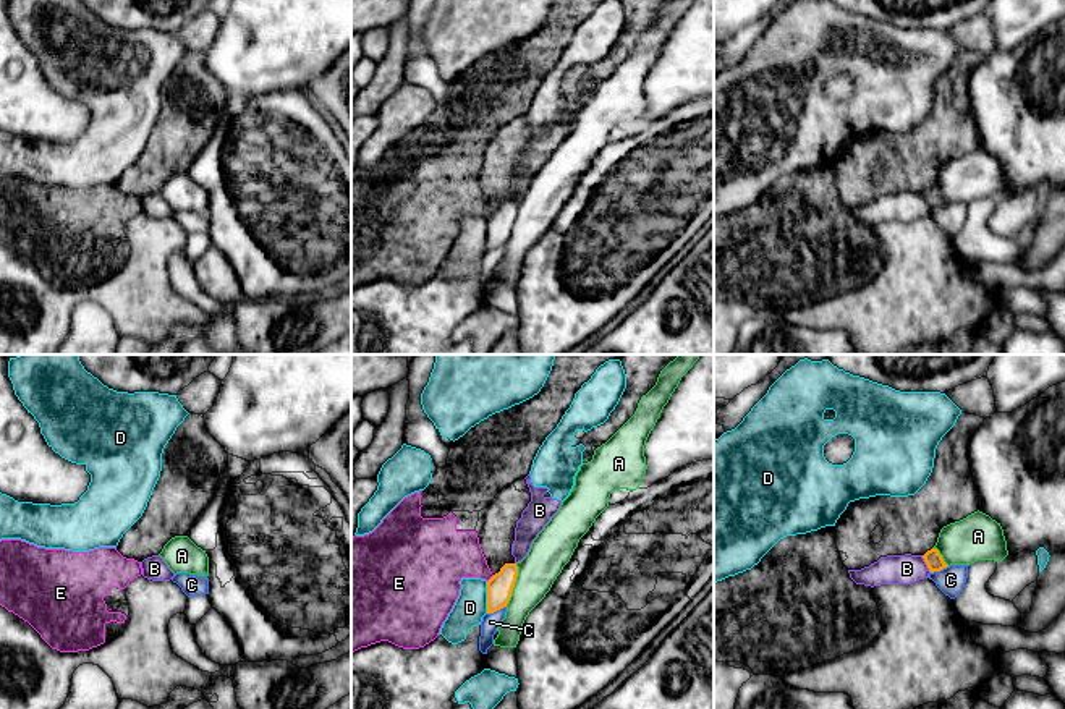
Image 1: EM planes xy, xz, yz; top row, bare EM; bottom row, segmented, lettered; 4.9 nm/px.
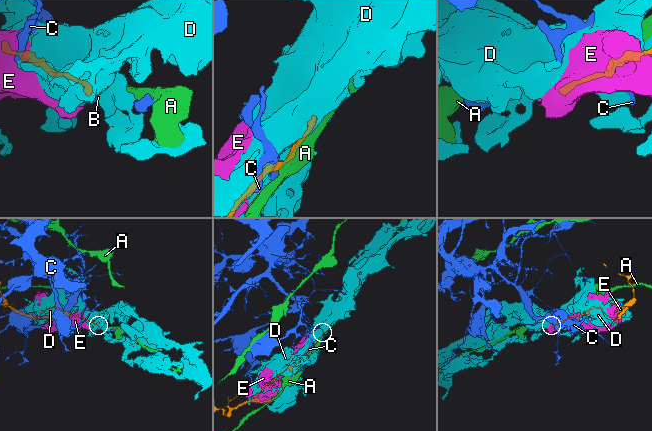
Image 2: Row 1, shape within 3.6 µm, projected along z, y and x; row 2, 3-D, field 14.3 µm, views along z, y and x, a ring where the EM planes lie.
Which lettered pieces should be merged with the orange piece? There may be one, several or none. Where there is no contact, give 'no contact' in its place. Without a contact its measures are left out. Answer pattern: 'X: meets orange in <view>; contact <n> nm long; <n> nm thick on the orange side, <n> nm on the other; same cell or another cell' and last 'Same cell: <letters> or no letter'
A: meets orange in xz; contact 220 nm long; 130 nm thick on the orange side, 200 nm on the other; another cell
B: meets orange in yz; contact 100 nm long; 90 nm thick on the orange side, 150 nm on the other; another cell
C: meets orange in xz; contact 100 nm long; 130 nm thick on the orange side, 90 nm on the other; another cell
D: meets orange in xz; contact 160 nm long; 130 nm thick on the orange side, 160 nm on the other; another cell
E: meets orange in xz; contact 50 nm long; 130 nm thick on the orange side, 260 nm on the other; another cell
Same cell: no letter

